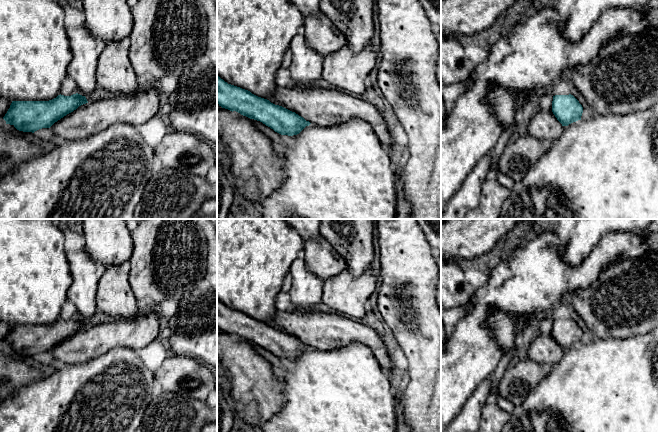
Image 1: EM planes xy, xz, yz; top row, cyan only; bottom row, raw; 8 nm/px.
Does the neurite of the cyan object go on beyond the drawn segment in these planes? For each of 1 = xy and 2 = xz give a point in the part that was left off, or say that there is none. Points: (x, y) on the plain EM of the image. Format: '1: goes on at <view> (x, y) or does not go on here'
1: does not go on here
2: does not go on here

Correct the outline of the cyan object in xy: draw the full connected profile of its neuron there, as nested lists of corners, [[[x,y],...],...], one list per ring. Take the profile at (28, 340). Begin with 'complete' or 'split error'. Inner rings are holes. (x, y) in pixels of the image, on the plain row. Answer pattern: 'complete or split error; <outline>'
complete; [[[78,317],[71,320],[60,318],[49,325],[12,325],[3,343],[19,355],[34,357],[42,352],[50,352],[86,327],[86,321]]]

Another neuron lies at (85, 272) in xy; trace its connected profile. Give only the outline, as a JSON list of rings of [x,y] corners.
[[[86,249],[66,252],[66,258],[72,276],[67,299],[76,306],[77,317],[86,321],[98,310],[96,295],[101,269]]]

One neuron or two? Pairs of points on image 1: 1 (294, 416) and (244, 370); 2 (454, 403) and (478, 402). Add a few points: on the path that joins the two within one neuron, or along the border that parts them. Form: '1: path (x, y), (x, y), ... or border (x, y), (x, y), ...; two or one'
1: border (285, 383), (283, 390), (284, 406), (265, 421); two
2: border (478, 384), (461, 410), (451, 421); two

